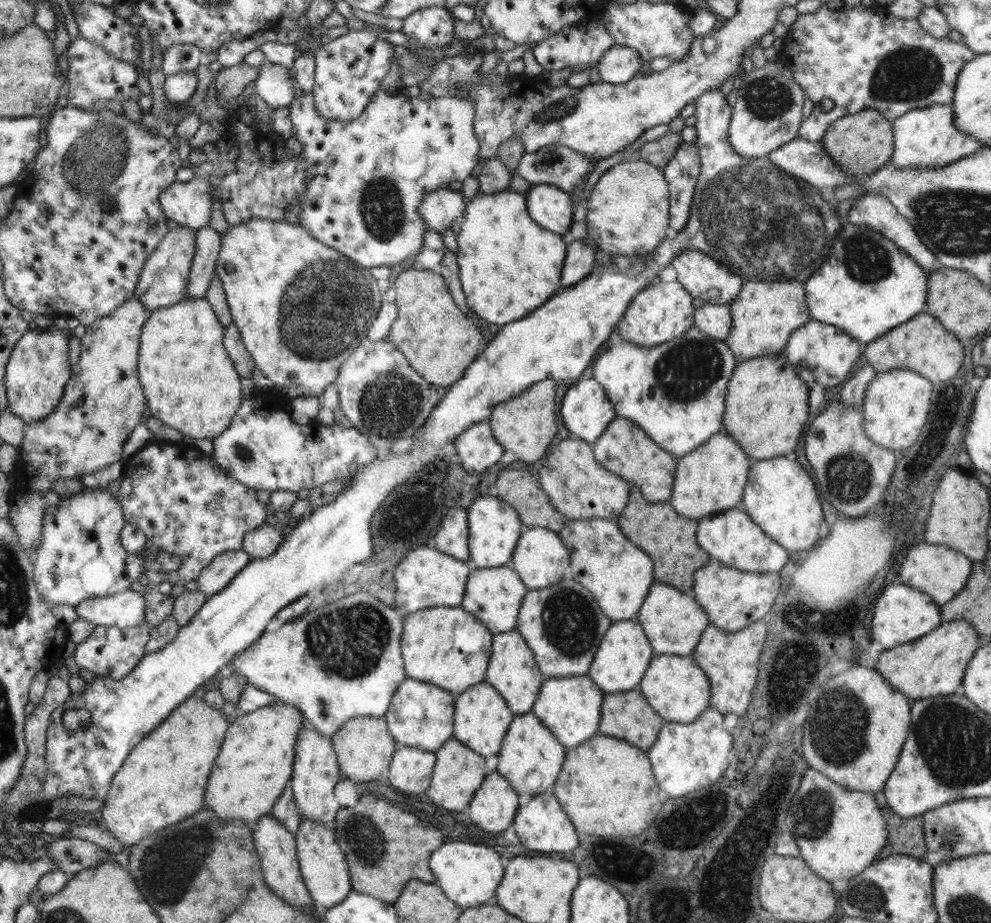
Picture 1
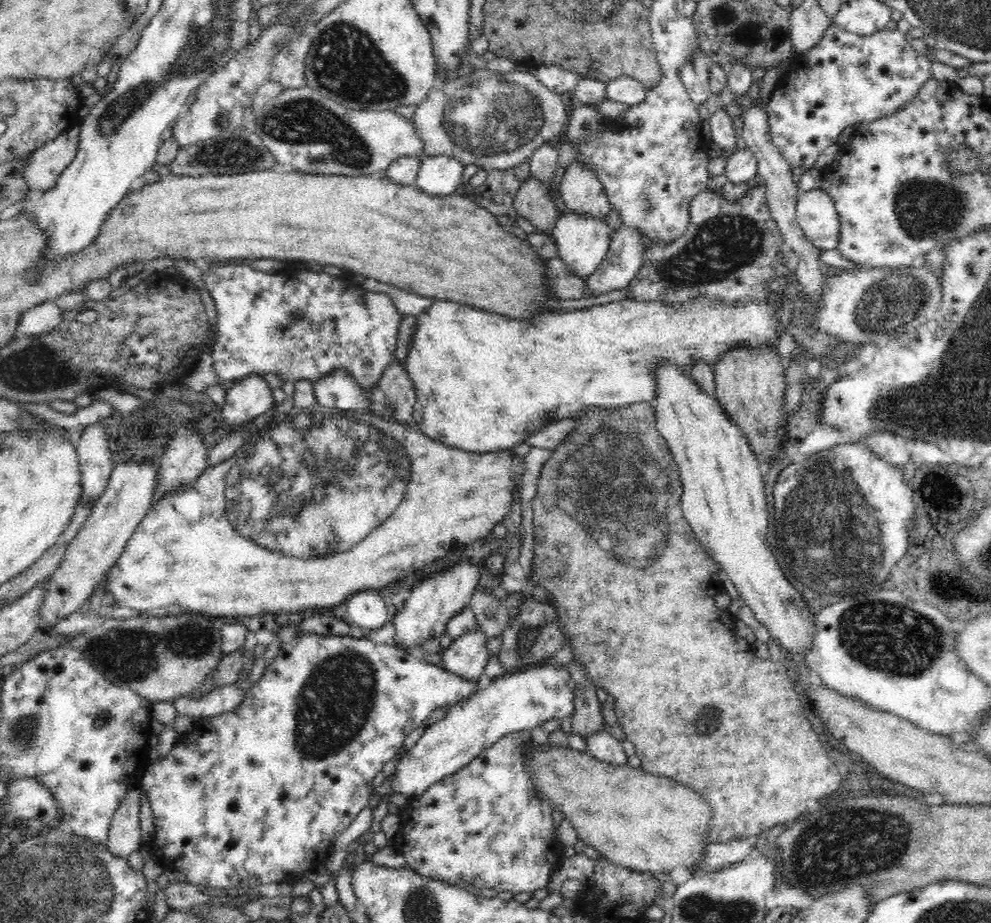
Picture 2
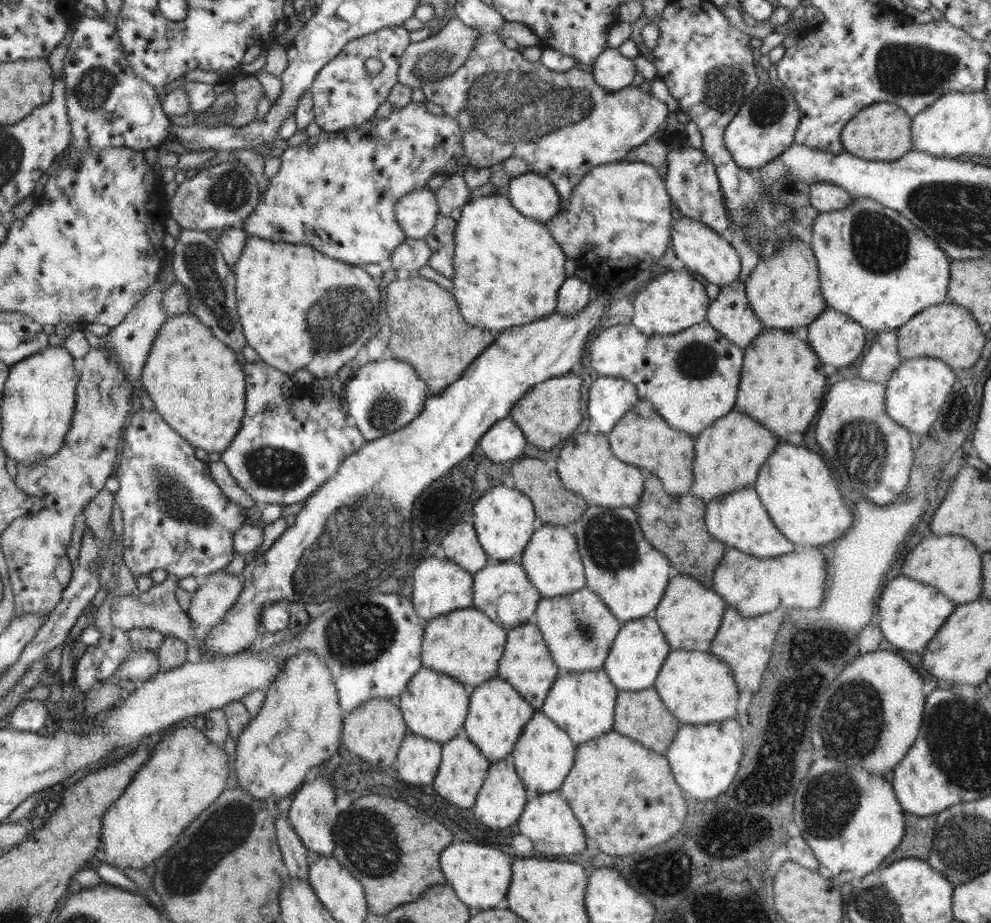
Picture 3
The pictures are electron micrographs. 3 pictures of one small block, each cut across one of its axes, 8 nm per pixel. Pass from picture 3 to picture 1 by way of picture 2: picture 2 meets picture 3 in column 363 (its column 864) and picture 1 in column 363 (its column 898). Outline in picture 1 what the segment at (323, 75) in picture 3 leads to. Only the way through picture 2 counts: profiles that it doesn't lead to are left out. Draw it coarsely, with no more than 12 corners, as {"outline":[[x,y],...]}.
{"outline":[[350,29],[315,55],[314,105],[365,111],[394,61],[386,36]]}

